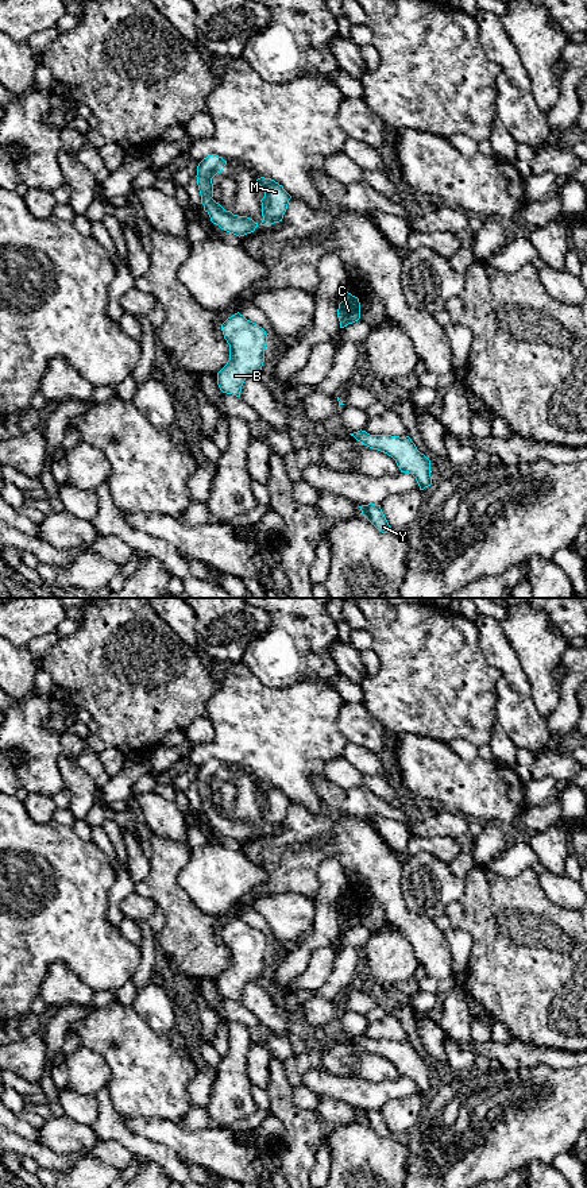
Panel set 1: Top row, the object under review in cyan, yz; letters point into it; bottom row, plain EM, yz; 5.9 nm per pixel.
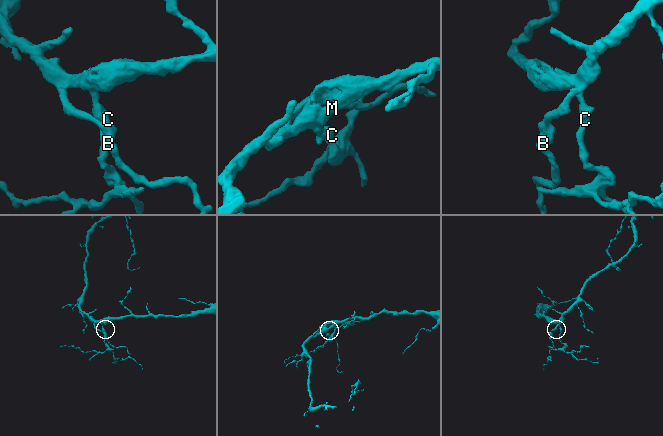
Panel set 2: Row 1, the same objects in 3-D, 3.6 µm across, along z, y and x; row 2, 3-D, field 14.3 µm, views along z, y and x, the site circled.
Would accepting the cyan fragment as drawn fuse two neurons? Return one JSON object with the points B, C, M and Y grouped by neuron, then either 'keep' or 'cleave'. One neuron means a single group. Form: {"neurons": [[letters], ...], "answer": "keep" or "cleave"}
{"neurons": [["B", "C", "M", "Y"]], "answer": "keep"}

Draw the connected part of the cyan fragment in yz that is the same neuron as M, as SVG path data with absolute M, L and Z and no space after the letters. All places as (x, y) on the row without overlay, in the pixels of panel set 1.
M260 782L256 786L264 794L264 802L260 805L263 821L260 830L282 826L291 801L271 783Z

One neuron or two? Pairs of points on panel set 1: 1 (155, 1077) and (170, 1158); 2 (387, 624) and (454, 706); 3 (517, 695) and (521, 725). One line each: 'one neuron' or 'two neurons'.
1: two neurons
2: one neuron
3: one neuron

